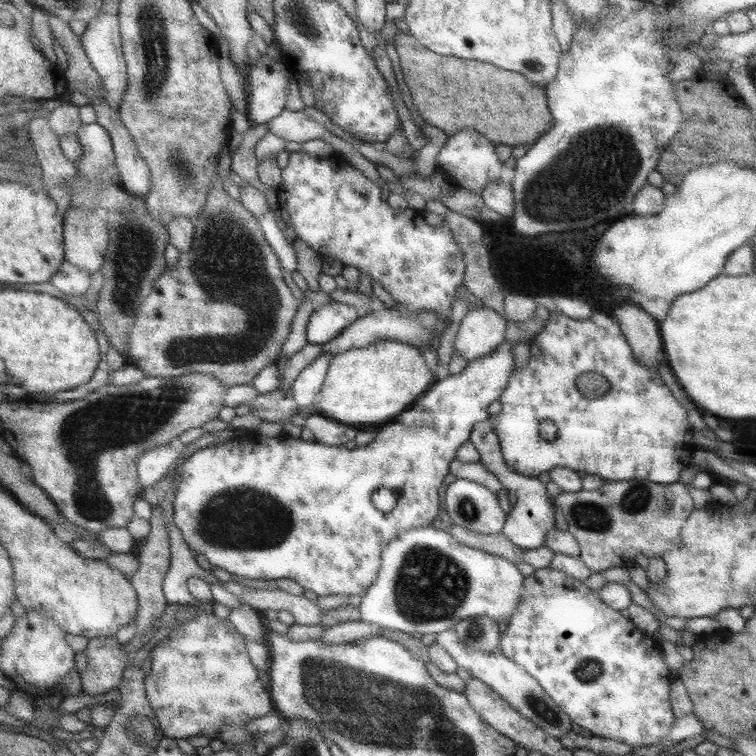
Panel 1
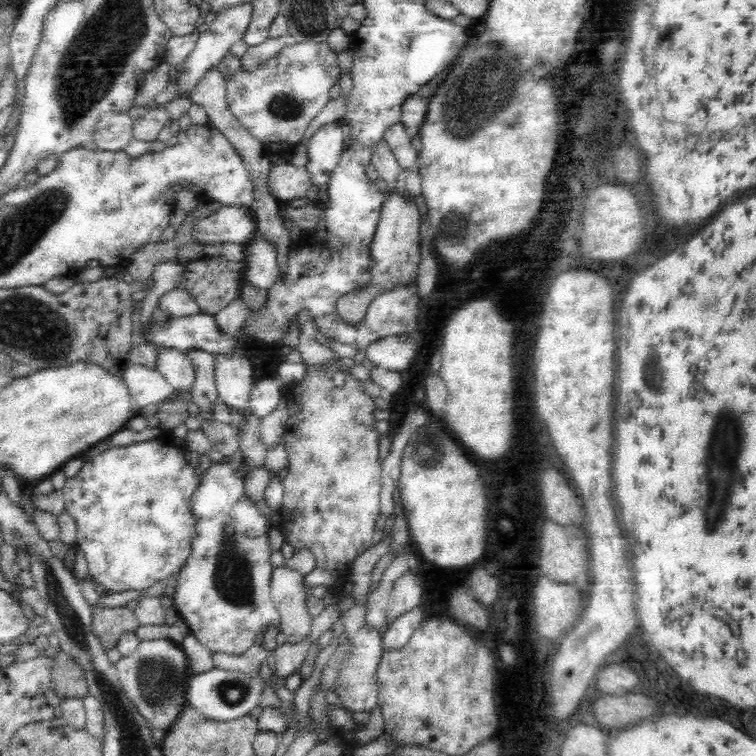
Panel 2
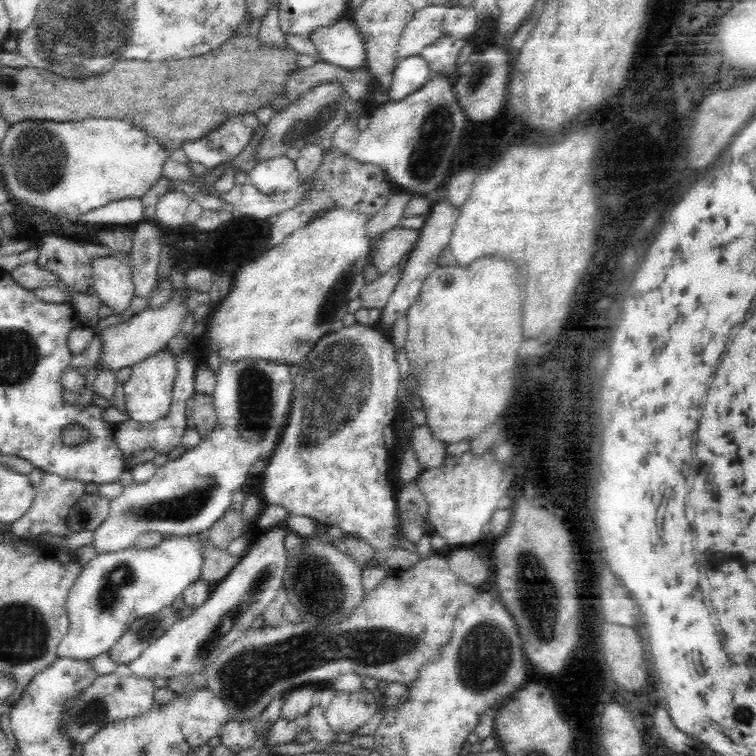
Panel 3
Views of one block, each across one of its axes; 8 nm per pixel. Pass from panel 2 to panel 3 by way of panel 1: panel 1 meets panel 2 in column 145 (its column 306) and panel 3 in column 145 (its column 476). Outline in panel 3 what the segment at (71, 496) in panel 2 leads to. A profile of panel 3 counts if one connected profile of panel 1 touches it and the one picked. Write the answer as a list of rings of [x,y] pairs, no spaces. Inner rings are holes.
[[[160,351],[131,366],[132,374],[123,384],[126,412],[130,420],[154,423],[170,412],[173,400],[173,384],[176,378],[175,355]]]

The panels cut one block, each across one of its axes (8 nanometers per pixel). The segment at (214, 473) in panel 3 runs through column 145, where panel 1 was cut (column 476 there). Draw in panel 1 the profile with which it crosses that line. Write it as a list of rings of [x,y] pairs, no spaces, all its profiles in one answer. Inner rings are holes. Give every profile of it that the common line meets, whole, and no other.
[[[472,476],[456,478],[453,483],[447,486],[447,490],[442,497],[442,501],[446,504],[447,514],[452,518],[454,525],[468,528],[468,530],[475,533],[487,535],[503,532],[507,514],[500,506],[497,493],[474,481]]]

